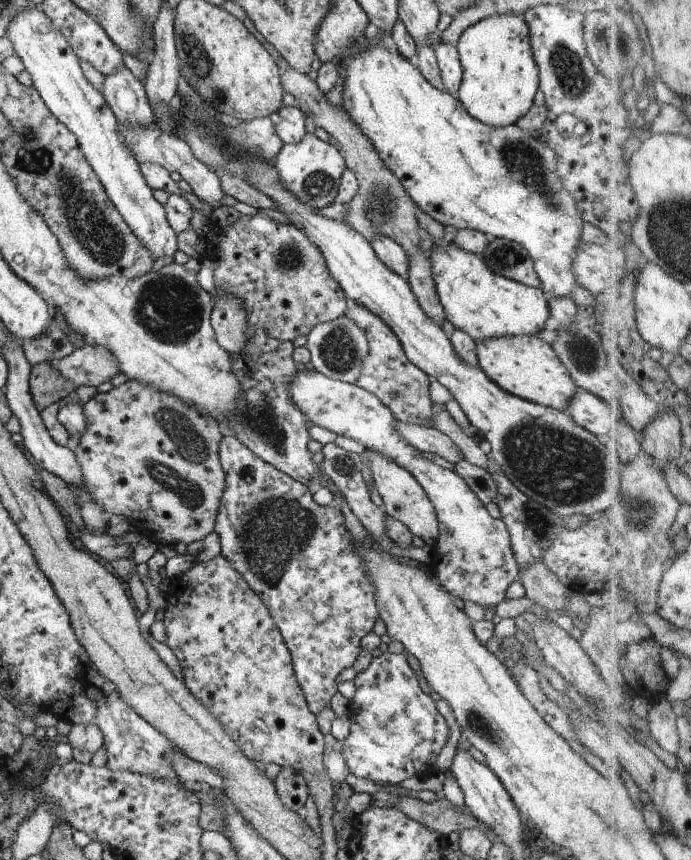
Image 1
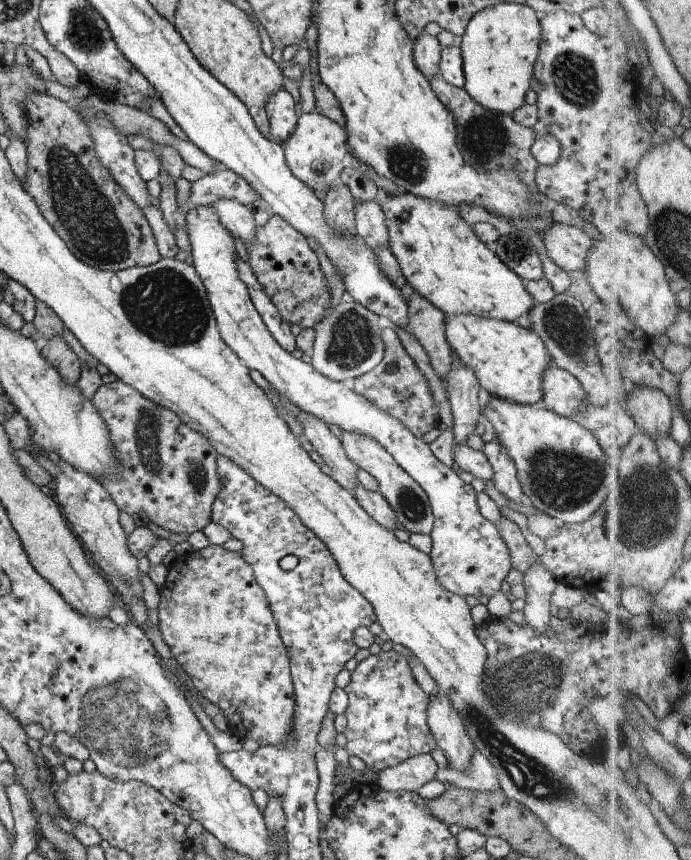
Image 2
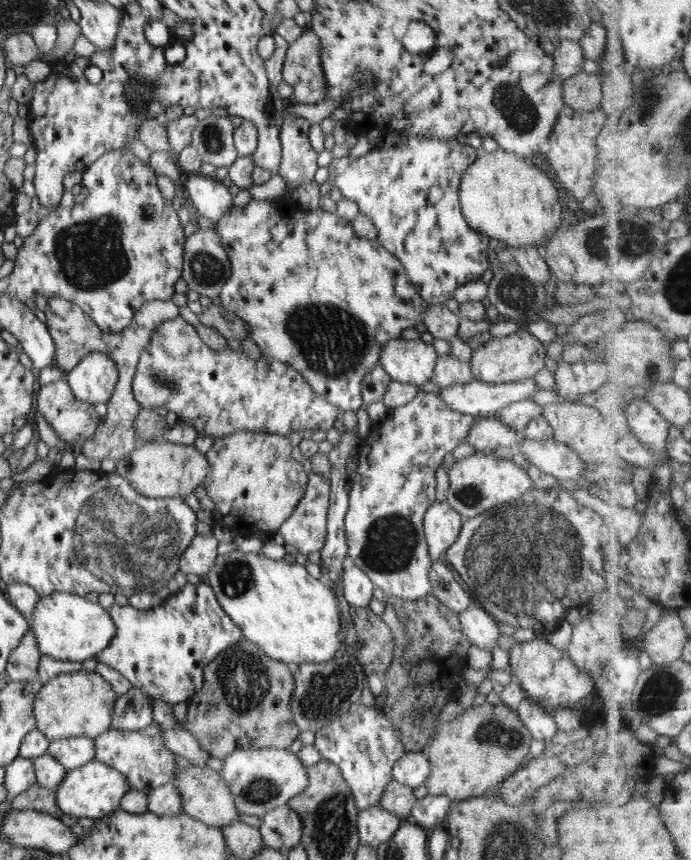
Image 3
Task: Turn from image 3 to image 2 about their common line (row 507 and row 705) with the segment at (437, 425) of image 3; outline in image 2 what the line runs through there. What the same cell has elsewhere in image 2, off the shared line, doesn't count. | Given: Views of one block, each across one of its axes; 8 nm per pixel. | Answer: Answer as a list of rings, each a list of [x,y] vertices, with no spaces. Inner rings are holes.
[[[394,649],[370,654],[366,659],[358,662],[356,669],[351,672],[350,683],[343,689],[349,698],[348,708],[344,714],[347,718],[347,726],[343,732],[346,737],[346,750],[349,756],[358,756],[370,770],[378,772],[414,758],[418,754],[430,753],[436,748],[437,742],[428,726],[426,714],[430,695],[417,680],[408,660],[402,654],[398,654]]]

